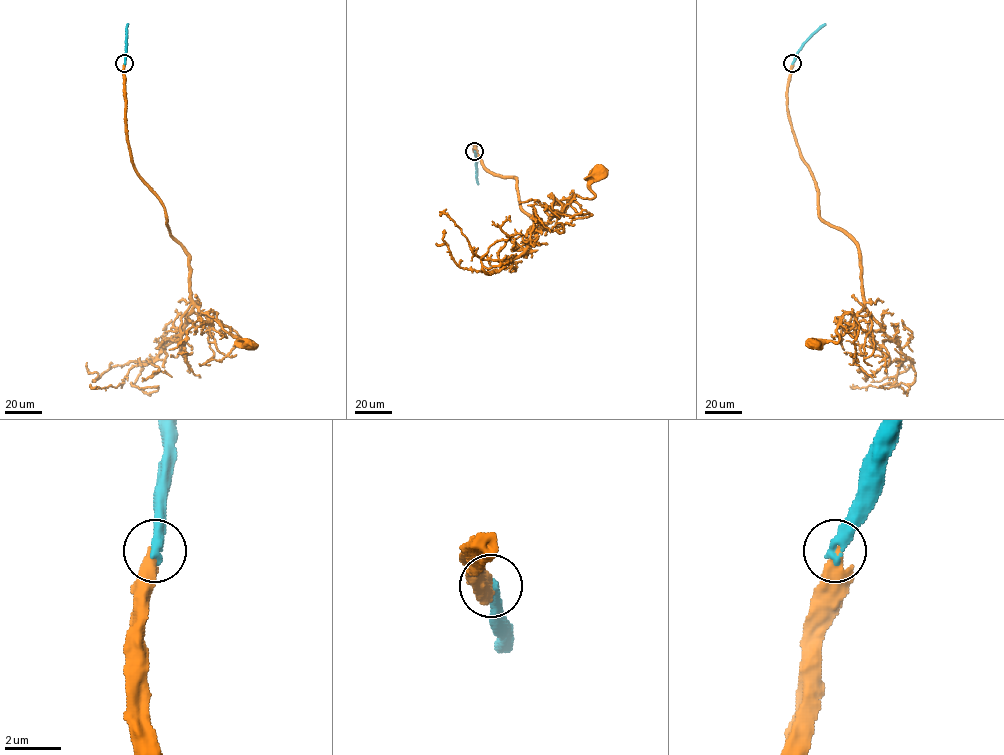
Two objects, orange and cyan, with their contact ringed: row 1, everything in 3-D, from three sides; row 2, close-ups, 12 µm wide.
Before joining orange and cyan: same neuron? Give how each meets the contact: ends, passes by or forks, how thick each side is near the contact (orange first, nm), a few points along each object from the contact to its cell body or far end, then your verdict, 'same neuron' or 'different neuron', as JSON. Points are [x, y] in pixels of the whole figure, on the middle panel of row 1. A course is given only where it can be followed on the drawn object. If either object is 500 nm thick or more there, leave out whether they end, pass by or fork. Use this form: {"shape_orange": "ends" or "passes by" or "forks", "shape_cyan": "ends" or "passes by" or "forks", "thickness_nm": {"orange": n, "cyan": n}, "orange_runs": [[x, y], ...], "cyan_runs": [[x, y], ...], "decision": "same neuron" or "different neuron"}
{"thickness_nm": {"orange": 500, "cyan": 400}, "orange_runs": [[475, 151], [490, 172], [515, 178], [519, 205], [541, 222], [562, 199], [593, 198], [589, 183], [598, 171]], "cyan_runs": [[475, 151], [477, 184]], "decision": "different neuron"}

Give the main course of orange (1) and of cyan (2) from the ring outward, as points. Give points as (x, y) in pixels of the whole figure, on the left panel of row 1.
1: (125, 63), (125, 130), (131, 162), (159, 199), (169, 233), (188, 256), (190, 297), (202, 314), (248, 344)
2: (125, 63), (127, 23)

